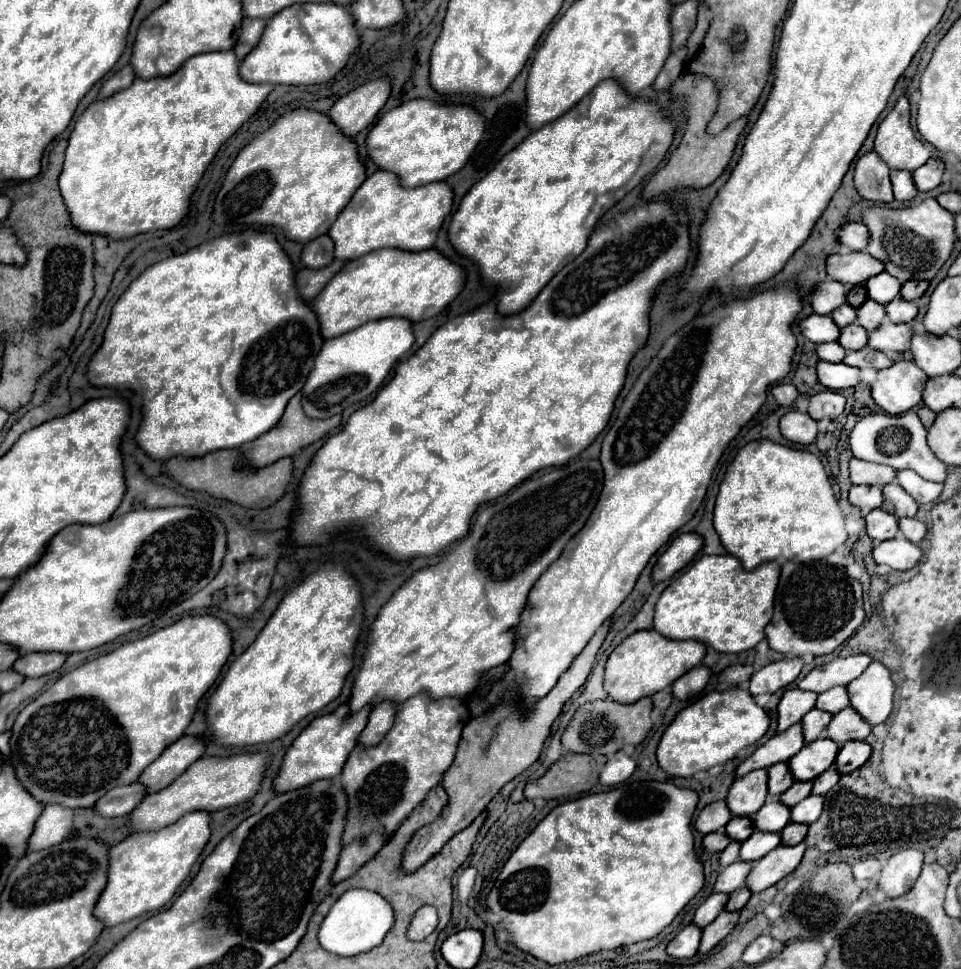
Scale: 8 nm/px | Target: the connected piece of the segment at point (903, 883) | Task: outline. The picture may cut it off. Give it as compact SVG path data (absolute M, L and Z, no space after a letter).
M904 849L892 855L882 869L880 875L880 889L886 891L888 897L900 897L904 895L914 881L918 879L924 865L924 853L918 849Z

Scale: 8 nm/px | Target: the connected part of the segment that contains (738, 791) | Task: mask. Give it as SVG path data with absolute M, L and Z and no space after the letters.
M756 769L738 777L726 797L726 803L734 817L754 817L768 797L768 771Z

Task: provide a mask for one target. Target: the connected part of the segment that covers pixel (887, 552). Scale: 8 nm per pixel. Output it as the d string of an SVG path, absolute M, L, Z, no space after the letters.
M894 537L884 543L878 543L872 551L872 557L876 563L884 563L890 569L906 571L922 559L922 551L916 543L908 541L906 537Z

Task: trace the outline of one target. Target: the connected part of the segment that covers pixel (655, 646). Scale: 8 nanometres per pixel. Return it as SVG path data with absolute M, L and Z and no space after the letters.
M654 629L636 631L610 653L604 667L604 691L610 699L630 705L632 701L640 701L640 697L652 697L654 693L670 687L688 669L700 665L704 655L706 647L700 641L672 641Z

